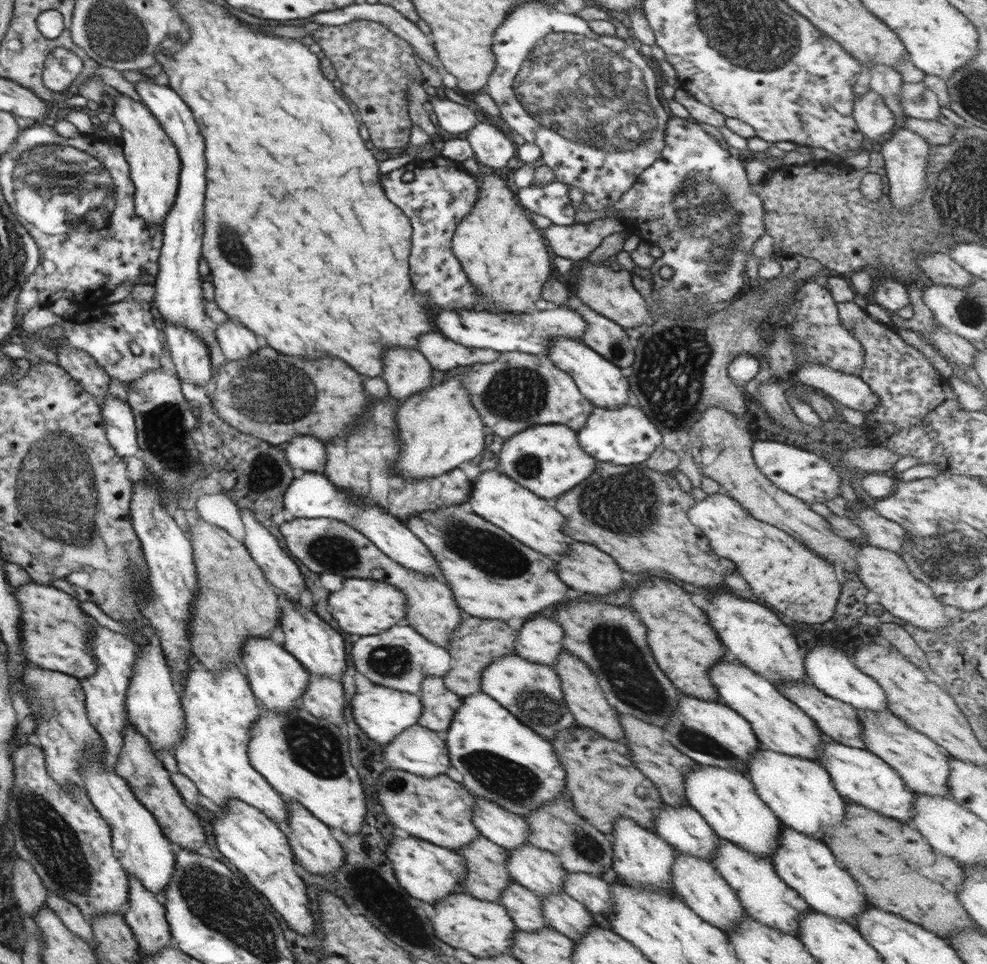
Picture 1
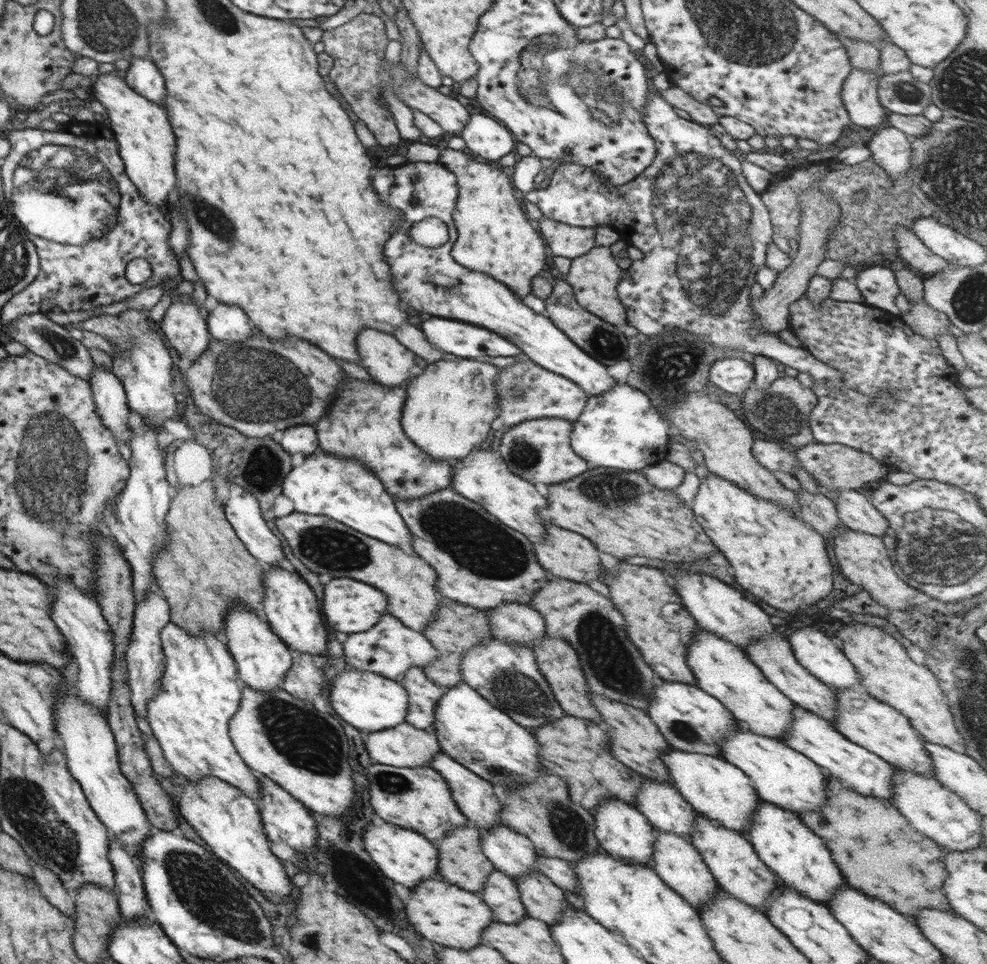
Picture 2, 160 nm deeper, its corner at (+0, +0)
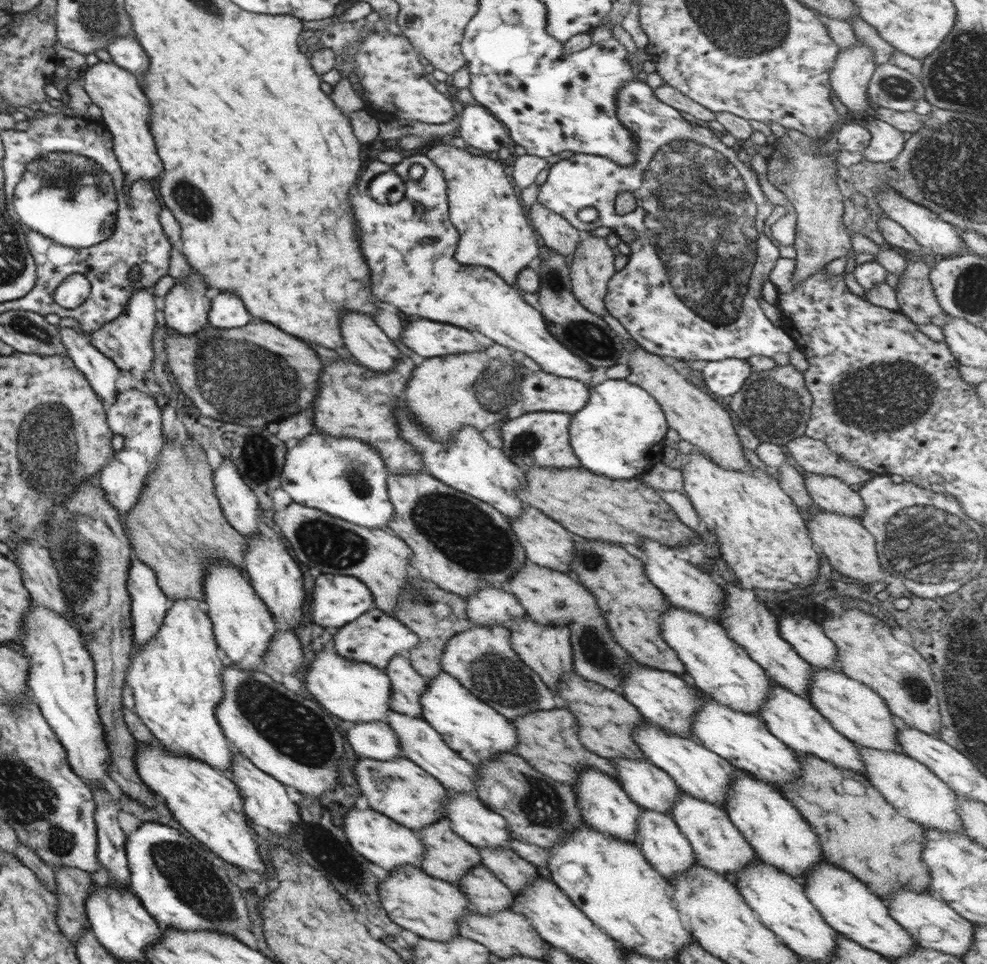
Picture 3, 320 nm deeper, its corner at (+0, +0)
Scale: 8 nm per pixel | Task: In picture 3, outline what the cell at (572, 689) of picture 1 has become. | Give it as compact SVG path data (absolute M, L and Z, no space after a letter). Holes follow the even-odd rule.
M532 618L526 619L514 619L511 620L508 628L509 630L509 640L511 640L512 648L514 652L522 659L522 662L525 662L537 676L540 676L540 679L544 684L548 685L552 692L556 694L559 691L560 680L564 680L564 676L573 670L573 648L571 645L571 632L568 627L565 626L556 626L548 625L544 626L538 624Z

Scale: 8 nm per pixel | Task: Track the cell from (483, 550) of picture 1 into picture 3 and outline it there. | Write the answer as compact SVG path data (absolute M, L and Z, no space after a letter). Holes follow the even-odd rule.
M426 472L410 476L392 476L387 480L387 493L394 514L389 524L390 532L412 549L409 564L418 576L433 582L438 588L468 598L478 589L494 587L506 590L509 578L524 565L527 556L509 519L491 504L482 502L465 492L460 492Z

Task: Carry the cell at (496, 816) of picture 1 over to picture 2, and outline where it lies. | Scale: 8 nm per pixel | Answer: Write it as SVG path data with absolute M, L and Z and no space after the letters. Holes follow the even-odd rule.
M442 751L431 760L431 767L444 777L448 783L452 798L457 804L457 807L467 816L471 826L476 826L478 830L488 827L495 827L504 825L500 818L499 810L502 802L495 795L493 784L480 778L477 774L469 771L468 768L463 767L456 760L451 759L446 753Z

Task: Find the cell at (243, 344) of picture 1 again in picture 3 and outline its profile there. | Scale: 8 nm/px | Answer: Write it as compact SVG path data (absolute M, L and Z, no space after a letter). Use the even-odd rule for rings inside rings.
M221 292L211 300L208 324L214 328L233 329L256 322L233 292Z

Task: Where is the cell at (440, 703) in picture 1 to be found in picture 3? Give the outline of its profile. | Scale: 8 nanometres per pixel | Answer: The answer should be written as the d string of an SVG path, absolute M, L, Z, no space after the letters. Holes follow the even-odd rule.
M404 655L392 656L384 671L390 678L391 710L421 717L420 697L426 690L429 680L416 672L408 657Z

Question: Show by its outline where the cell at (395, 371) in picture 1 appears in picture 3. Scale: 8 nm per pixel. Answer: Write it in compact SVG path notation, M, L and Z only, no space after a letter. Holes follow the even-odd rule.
M344 312L340 322L345 350L356 362L376 374L393 370L401 352L393 340L374 324L370 316Z

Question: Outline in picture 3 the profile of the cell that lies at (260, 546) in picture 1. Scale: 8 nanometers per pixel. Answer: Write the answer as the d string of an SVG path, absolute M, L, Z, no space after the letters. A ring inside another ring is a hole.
M222 460L220 468L214 470L212 481L214 483L215 495L218 498L223 515L226 520L240 535L248 538L260 534L258 530L258 521L256 520L256 509L259 508L259 502L254 491L244 482L236 469L236 466L230 460Z

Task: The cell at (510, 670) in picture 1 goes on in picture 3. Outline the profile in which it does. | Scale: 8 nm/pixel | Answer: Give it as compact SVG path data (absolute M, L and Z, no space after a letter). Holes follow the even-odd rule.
M472 624L467 631L451 636L441 656L441 670L508 720L529 712L558 709L562 704L561 699L542 682L540 676L514 652L506 626Z

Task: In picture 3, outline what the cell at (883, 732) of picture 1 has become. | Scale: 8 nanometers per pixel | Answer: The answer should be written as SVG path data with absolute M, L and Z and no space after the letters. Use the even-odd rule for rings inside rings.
M814 667L811 670L809 701L830 724L858 746L902 754L897 740L897 718L889 711L883 698L864 683L854 680L843 671Z

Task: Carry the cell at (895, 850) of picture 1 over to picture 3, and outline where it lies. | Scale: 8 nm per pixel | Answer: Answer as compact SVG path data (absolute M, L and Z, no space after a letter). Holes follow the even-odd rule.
M798 754L798 760L802 764L802 776L794 780L790 786L782 788L782 794L788 796L788 800L800 810L800 814L808 820L808 824L814 828L818 840L822 846L836 846L830 850L824 850L824 858L832 864L838 864L840 868L854 874L858 880L868 884L872 892L882 896L882 900L890 896L890 892L896 886L908 884L914 892L922 893L931 891L929 868L923 861L923 844L925 829L921 824L900 816L894 807L886 800L882 800L880 792L872 788L872 784L866 780L862 773L844 772L844 768L836 768L834 764L828 764L816 756L804 756Z

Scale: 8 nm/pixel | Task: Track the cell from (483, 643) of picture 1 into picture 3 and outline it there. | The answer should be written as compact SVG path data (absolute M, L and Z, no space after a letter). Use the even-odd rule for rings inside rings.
M418 574L410 577L409 587L399 596L395 606L395 618L405 624L418 635L418 644L406 652L416 672L430 680L440 676L441 656L447 640L456 633L467 631L472 622L468 618L465 599L460 595L438 588L433 582L427 581Z

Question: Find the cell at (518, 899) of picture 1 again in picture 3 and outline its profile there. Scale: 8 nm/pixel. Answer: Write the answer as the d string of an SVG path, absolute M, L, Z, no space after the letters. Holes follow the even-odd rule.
M482 864L468 871L458 886L478 914L492 915L512 908L514 894Z

